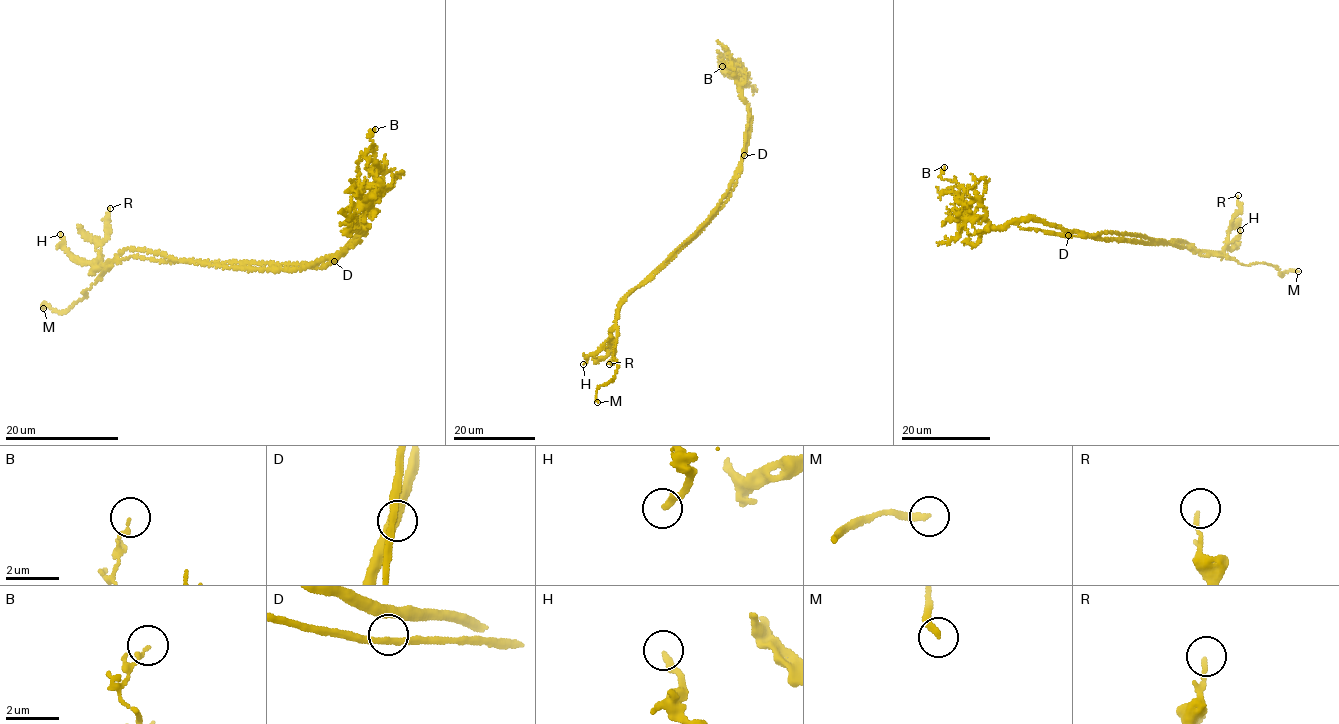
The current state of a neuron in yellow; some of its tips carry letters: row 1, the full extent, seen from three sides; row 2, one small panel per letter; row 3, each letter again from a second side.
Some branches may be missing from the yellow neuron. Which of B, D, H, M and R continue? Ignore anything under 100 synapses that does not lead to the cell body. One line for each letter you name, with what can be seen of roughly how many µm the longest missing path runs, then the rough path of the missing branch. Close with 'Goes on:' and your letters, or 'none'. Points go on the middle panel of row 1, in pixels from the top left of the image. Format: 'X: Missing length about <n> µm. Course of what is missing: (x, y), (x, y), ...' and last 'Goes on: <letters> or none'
M: Missing length about 6 µm. Course of what is missing: (597, 402), (612, 406), (611, 403)
Goes on: M

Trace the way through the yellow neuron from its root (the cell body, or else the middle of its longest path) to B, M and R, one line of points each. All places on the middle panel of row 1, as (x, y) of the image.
B: (705, 221), (728, 189), (745, 150), (748, 132), (748, 108), (740, 87), (742, 81), (720, 61), (722, 66)
M: (705, 221), (621, 302), (616, 316), (618, 336), (614, 348), (618, 369), (615, 377), (596, 391), (597, 402)
R: (705, 221), (621, 302), (610, 334), (613, 349), (609, 364)

